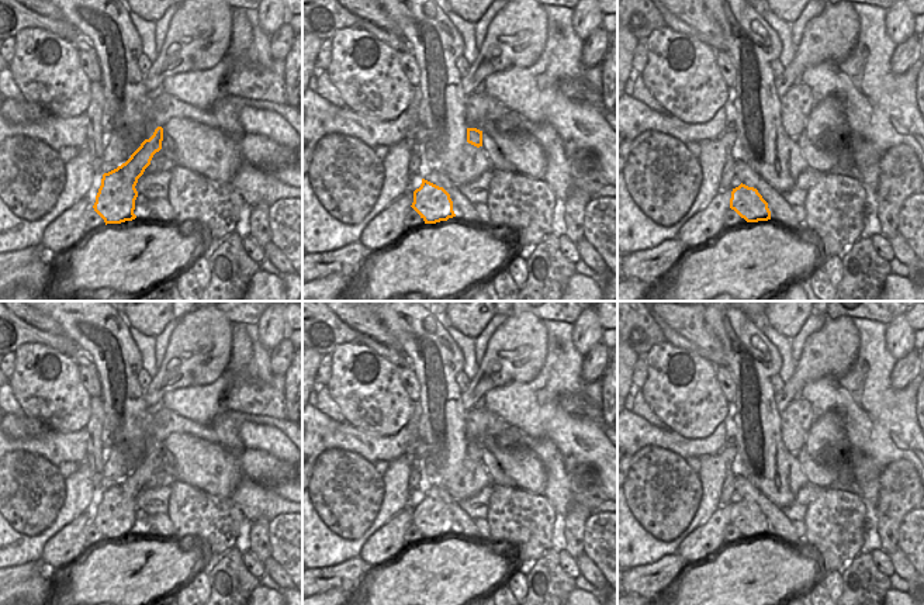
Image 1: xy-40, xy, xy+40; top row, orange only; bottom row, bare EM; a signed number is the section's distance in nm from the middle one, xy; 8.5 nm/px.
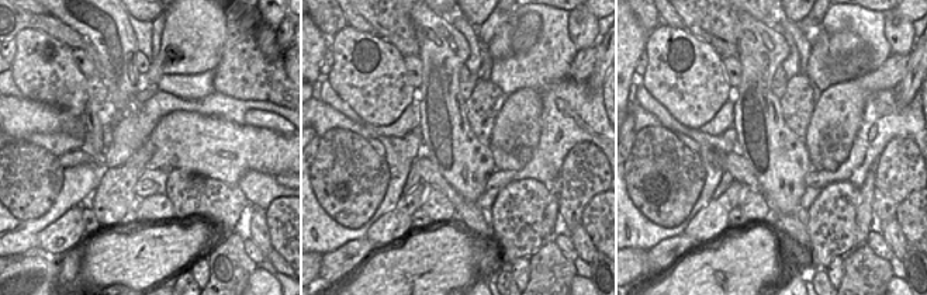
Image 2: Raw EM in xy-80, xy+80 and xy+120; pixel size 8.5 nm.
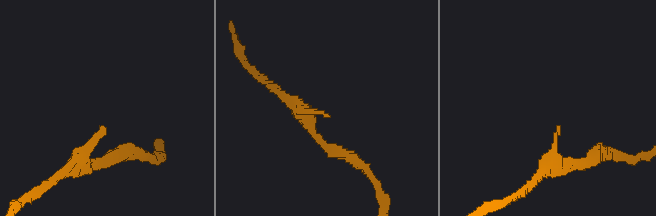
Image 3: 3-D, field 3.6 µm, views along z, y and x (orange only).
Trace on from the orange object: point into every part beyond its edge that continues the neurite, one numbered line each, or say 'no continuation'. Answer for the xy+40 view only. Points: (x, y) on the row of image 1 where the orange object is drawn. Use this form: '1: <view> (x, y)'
no continuation

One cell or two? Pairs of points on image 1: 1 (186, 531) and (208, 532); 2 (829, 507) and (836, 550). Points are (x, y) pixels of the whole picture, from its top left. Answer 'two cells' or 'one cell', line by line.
1: one cell
2: one cell

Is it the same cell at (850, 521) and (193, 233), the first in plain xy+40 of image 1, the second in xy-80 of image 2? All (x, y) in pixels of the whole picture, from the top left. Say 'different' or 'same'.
different

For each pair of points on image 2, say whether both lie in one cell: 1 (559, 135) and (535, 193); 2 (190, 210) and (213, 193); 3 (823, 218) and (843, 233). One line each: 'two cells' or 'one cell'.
1: two cells
2: one cell
3: one cell

